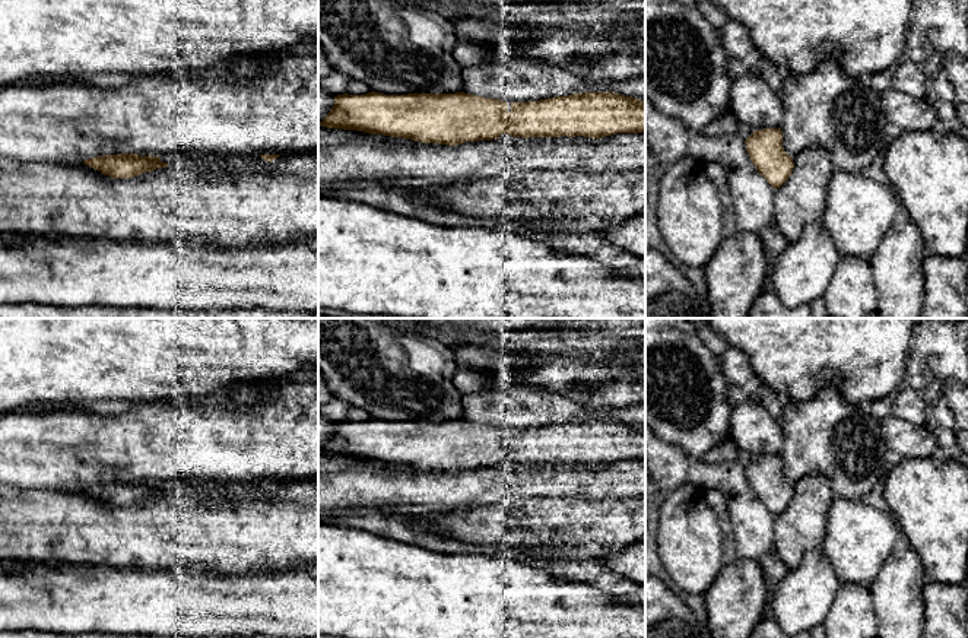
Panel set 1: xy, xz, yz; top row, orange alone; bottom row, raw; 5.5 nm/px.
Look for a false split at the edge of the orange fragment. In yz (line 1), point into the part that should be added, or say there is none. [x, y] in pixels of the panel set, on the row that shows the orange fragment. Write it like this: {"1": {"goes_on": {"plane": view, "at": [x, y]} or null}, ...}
{"1": {"goes_on": null}}

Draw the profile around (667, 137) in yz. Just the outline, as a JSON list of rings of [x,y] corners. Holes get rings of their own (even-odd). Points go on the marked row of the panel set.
[[[647,98],[645,136],[663,168],[669,168],[688,153],[691,133],[679,120],[660,112]]]

